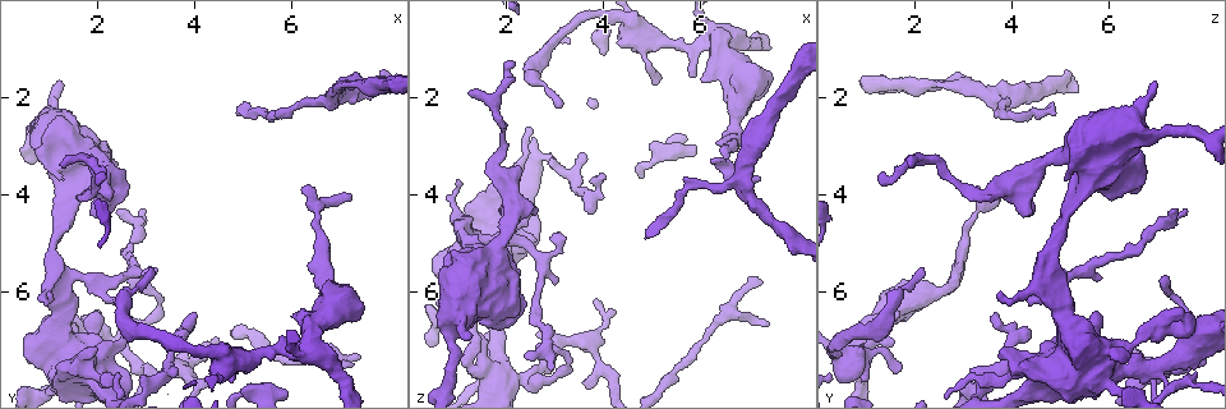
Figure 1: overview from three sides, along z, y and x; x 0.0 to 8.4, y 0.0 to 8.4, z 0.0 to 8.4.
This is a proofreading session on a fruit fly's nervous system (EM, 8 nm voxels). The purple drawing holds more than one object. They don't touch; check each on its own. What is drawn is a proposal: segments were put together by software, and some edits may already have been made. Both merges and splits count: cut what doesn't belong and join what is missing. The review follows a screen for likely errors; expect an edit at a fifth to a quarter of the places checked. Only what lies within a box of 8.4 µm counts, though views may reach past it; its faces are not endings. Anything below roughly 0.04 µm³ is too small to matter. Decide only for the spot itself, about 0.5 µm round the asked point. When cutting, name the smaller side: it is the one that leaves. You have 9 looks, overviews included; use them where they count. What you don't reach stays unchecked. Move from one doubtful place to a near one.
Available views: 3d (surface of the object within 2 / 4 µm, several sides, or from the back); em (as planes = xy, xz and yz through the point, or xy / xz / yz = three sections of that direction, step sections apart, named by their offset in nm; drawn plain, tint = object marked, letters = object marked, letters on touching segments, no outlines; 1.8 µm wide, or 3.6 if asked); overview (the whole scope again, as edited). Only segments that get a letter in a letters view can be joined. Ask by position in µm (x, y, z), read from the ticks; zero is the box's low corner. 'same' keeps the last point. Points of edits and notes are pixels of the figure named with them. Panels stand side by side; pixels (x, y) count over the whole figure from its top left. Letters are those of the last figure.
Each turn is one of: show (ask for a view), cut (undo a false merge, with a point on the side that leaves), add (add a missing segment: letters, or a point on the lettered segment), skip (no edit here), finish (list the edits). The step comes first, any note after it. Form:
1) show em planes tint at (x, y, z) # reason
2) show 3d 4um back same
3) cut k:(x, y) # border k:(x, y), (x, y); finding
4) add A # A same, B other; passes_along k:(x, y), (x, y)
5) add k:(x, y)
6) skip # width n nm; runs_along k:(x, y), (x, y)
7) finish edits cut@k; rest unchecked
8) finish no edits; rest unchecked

show em xy step 4 tint at (5.05, 7.60, 1.80) # an open end

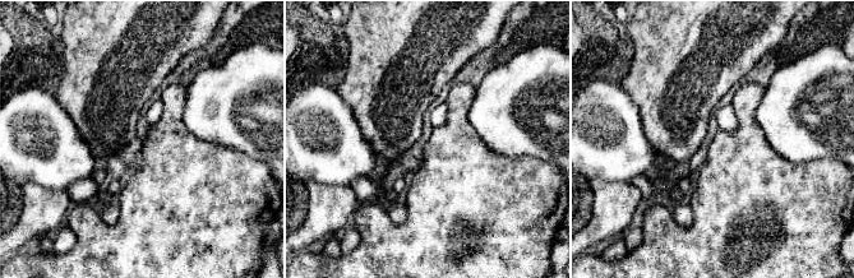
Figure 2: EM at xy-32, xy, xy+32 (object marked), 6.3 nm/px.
show em xz step 16 letters same

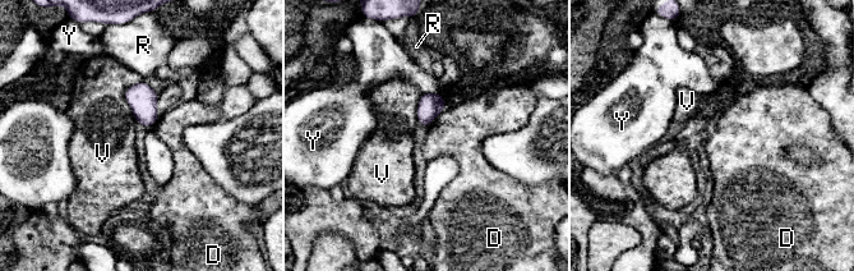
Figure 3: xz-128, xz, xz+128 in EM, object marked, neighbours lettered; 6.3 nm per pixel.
skip # D other, R other, V other, Y other; border 3:(448, 105), (428, 128); none of them fits

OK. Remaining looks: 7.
show em xz step 8 tint at (1.75, 7.55, 7.00)

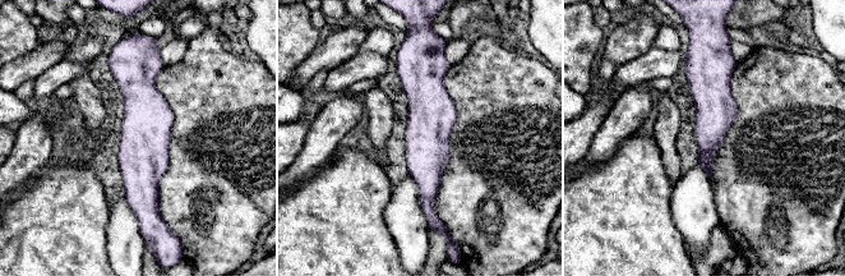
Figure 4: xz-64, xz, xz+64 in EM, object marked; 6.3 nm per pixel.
show em planes letters same

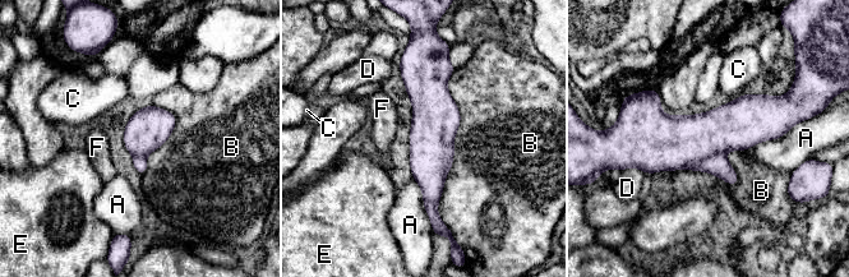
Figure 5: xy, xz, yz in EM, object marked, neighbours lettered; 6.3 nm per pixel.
cut 5:(718, 165) # longest_contact B 950 nm; A other, B other, C other, D other, E other, F other; border 5:(724, 152), (691, 161), (681, 169); a second neuron is stuck on

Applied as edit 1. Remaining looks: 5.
show em planes tint at (2.70, 5.75, 7.10) # an open end

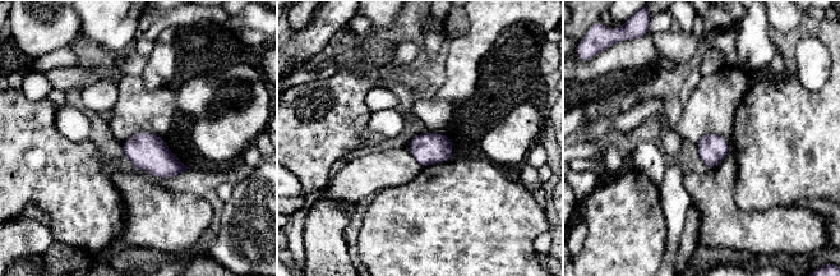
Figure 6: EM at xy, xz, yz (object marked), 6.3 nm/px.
show em planes letters same # see the neighbours

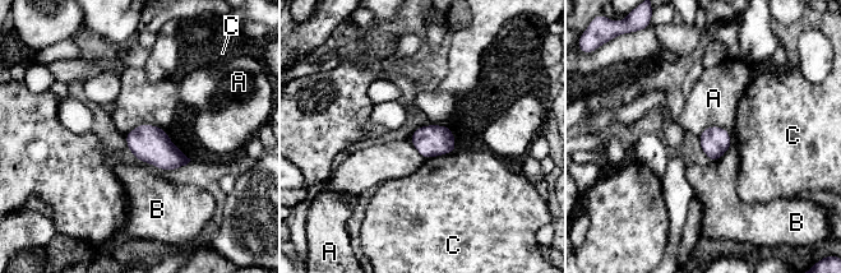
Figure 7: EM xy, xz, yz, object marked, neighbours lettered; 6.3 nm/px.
skip # longest_contact A 220 nm; A other, B other, C other; border 7:(699, 133), (722, 126), (733, 144); none of them fits

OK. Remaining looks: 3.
show 3d 4um at (3.10, 5.50, 2.15) # free end

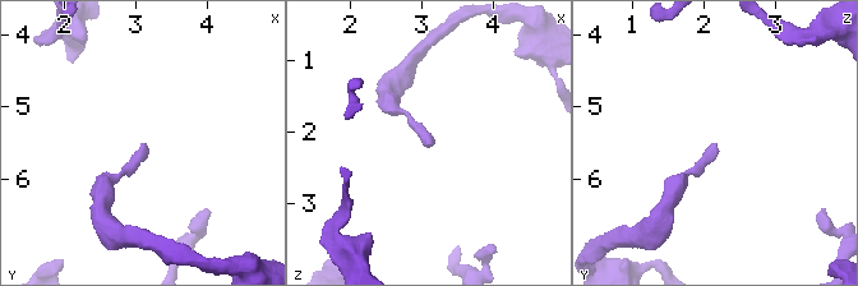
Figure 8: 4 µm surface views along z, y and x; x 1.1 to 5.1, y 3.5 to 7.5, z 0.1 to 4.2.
show em 3.6um xy step 8 tint at (3.10, 5.50, 2.15) # need the tissue

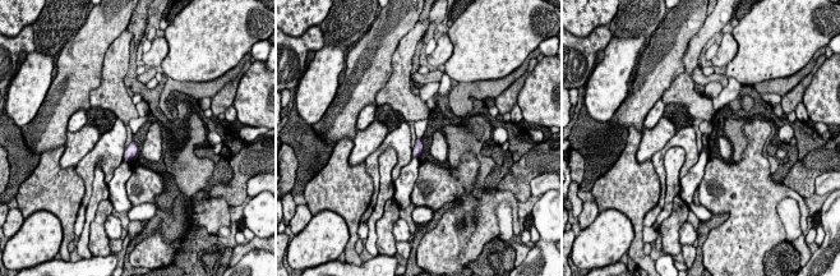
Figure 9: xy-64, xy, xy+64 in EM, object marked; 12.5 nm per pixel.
show em 3.6um planes letters same

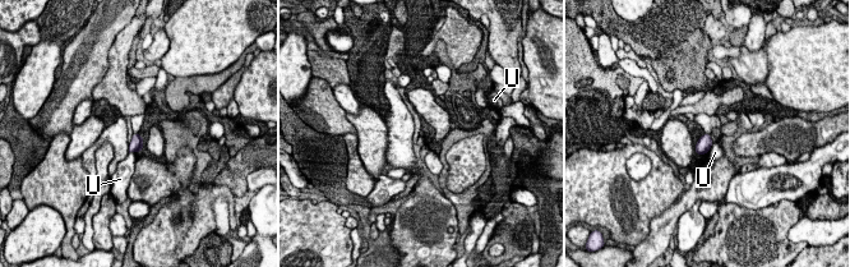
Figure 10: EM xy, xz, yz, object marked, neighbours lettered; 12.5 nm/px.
skip # U other; border 10:(714, 142), (703, 156); no lettered segment goes on from it

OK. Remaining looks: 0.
finish edits cut@5; rest unchecked

